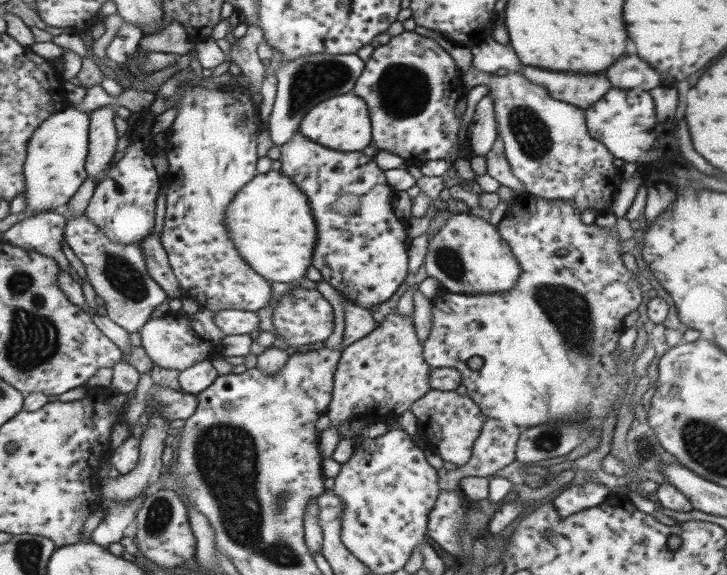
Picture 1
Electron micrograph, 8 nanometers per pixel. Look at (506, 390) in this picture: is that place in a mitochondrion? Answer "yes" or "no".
no

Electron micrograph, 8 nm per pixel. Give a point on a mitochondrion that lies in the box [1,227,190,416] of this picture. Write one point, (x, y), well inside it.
(119, 271)

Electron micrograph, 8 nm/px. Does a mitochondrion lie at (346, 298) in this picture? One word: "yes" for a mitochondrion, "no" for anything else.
no

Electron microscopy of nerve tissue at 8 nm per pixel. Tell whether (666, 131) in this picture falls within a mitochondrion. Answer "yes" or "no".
no

